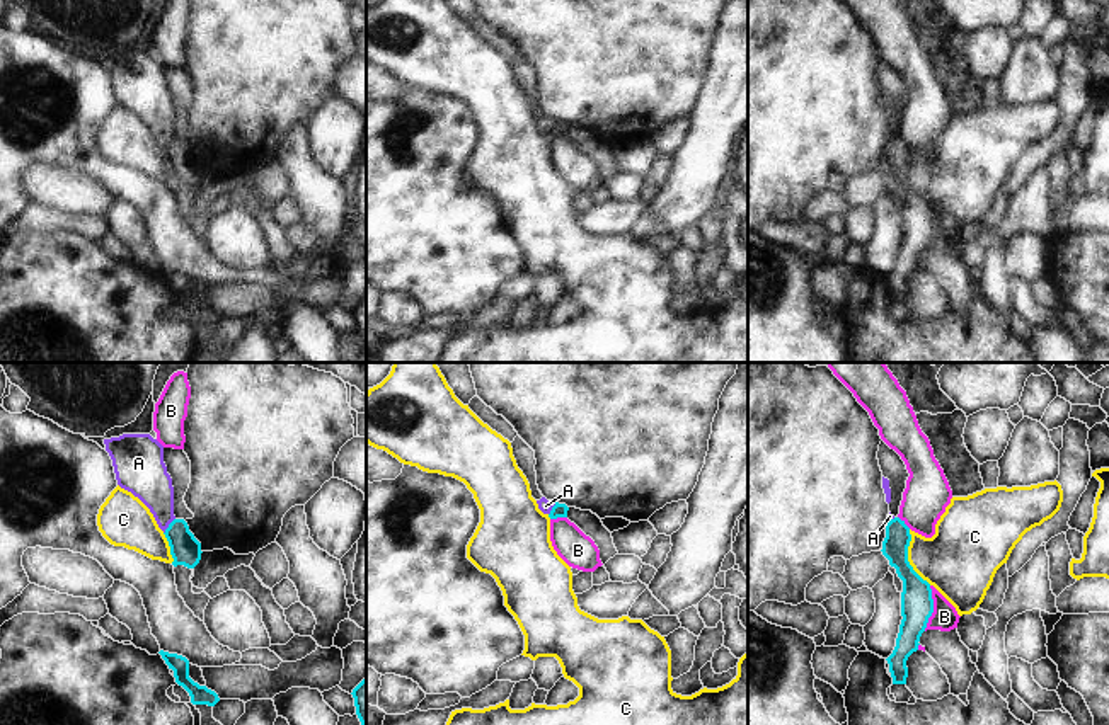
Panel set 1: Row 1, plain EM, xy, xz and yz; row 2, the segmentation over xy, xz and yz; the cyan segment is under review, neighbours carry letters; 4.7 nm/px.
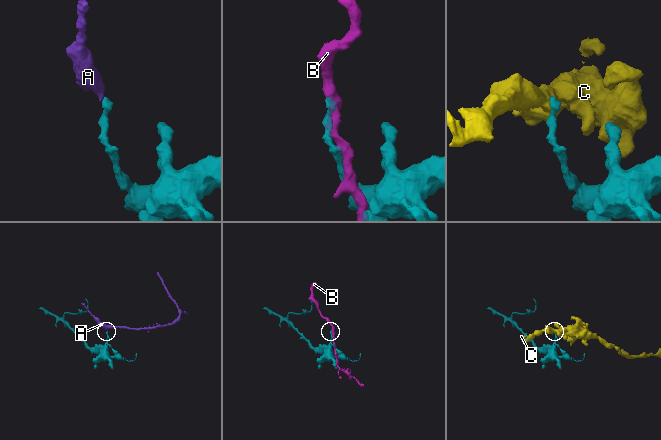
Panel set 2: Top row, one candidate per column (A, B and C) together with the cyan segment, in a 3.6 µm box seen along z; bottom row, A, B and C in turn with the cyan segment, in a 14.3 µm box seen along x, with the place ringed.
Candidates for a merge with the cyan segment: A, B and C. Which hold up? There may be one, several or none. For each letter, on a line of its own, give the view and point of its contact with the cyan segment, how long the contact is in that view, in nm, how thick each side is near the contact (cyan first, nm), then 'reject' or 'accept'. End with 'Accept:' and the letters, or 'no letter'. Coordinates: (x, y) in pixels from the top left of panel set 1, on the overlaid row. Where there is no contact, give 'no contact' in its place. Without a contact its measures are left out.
A: meets cyan in xy at (169, 526); contact 90 nm long; 140 nm thick on the cyan side, 200 nm on the other; reject
B: meets cyan in yz at (932, 608); contact 220 nm long; 160 nm thick on the cyan side, 120 nm on the other; reject
C: meets cyan in yz at (907, 559); contact 280 nm long; 160 nm thick on the cyan side, 360 nm on the other; reject
Accept: no letter

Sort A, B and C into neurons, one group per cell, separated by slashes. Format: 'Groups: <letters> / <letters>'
Groups: A / B / C.

